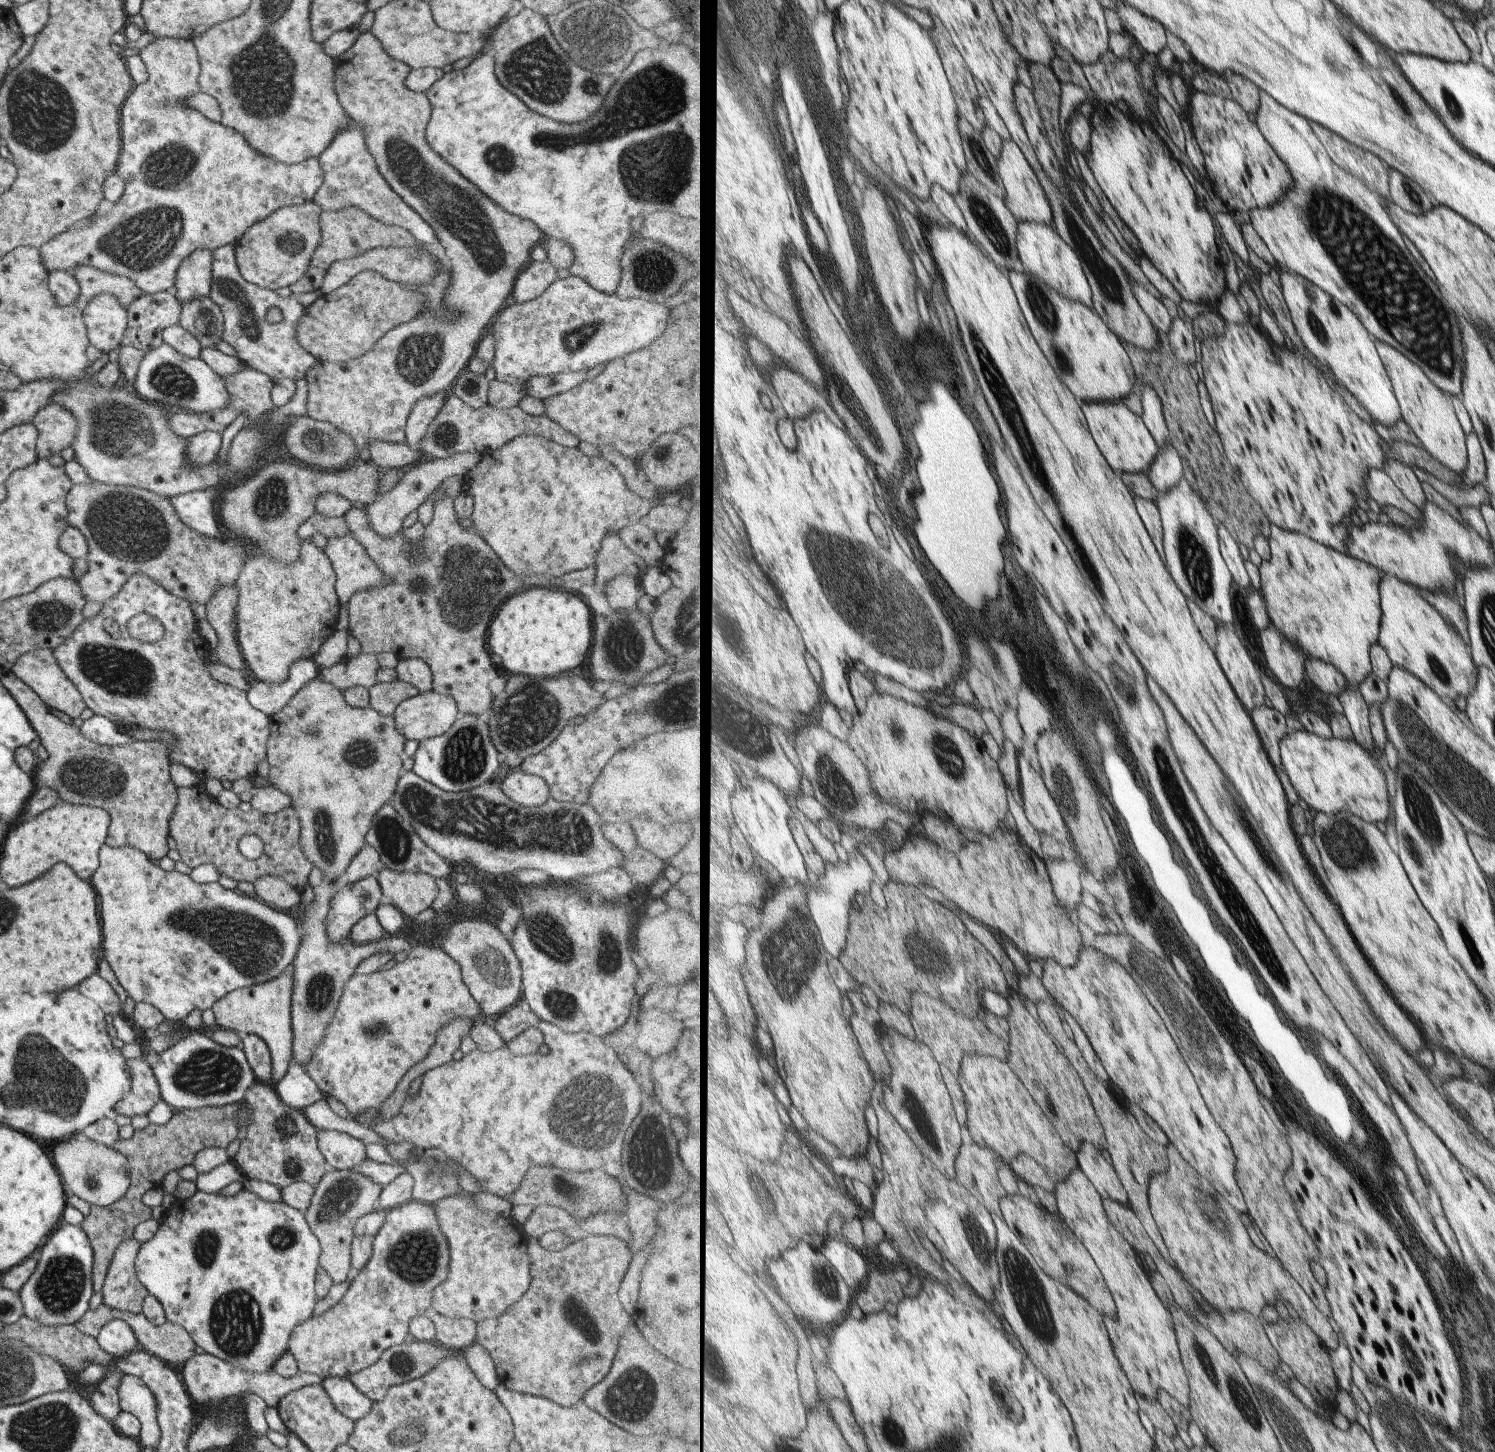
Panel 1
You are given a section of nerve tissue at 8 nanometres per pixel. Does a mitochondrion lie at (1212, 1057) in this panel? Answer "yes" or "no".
yes

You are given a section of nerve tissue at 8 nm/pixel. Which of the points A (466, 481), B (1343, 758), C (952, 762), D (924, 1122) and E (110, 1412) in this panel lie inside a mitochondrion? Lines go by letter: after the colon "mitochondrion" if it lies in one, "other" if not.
A: other
B: other
C: mitochondrion
D: mitochondrion
E: other

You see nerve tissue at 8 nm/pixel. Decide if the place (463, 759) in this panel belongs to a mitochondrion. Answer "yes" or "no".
yes

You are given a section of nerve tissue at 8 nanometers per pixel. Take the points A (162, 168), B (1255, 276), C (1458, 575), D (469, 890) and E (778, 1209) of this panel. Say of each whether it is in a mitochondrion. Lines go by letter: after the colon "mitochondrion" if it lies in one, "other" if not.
A: mitochondrion
B: other
C: other
D: other
E: other

